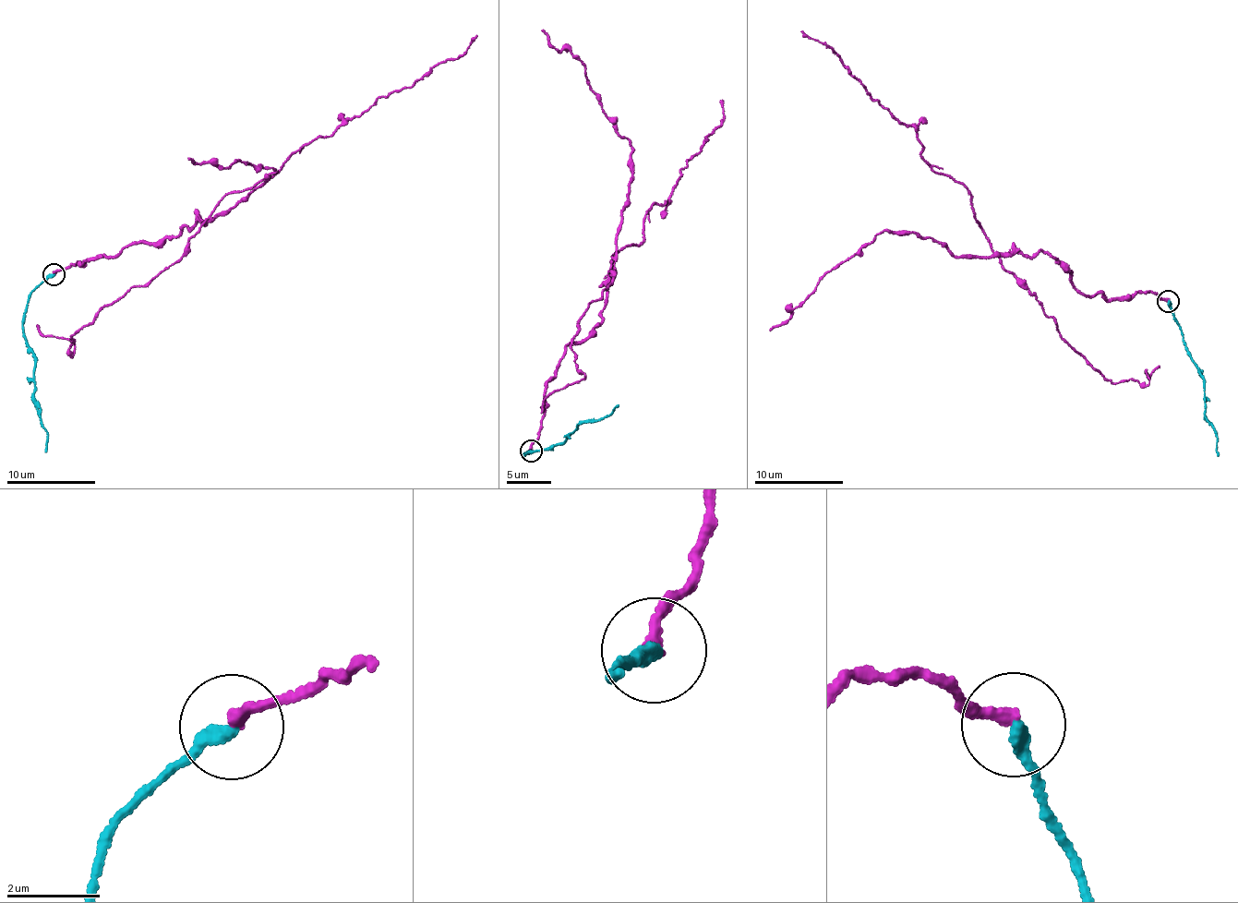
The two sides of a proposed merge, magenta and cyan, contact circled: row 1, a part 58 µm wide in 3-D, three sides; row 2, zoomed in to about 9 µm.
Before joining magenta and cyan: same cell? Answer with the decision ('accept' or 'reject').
reject

